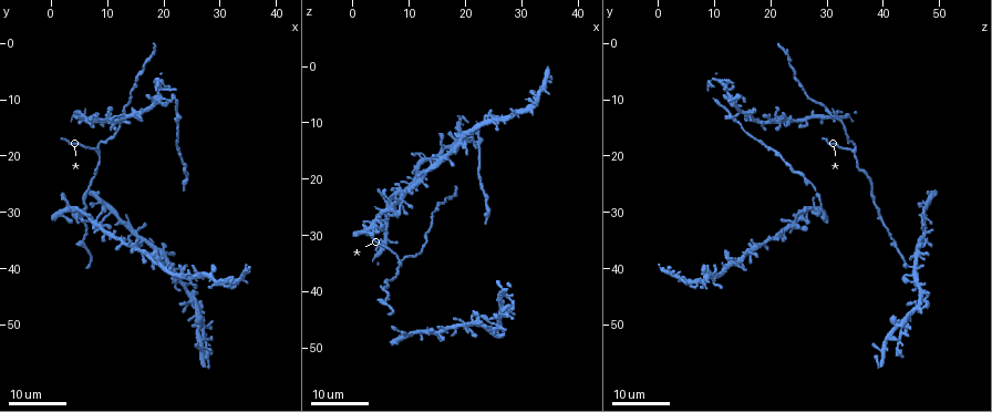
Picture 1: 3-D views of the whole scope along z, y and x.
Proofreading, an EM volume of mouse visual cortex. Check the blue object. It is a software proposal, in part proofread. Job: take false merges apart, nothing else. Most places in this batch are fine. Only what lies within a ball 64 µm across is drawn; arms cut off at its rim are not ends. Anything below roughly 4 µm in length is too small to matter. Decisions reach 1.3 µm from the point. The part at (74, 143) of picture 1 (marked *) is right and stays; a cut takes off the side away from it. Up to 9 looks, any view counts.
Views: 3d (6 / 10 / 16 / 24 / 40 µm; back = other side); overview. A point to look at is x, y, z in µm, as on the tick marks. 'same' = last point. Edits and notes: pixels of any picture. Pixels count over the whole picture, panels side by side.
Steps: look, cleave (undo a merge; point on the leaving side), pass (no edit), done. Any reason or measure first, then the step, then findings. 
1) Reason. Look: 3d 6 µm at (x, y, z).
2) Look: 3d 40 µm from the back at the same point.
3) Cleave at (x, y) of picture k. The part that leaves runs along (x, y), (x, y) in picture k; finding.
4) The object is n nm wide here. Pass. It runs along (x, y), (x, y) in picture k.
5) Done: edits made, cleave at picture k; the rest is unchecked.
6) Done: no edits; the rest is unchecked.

Calibre changes. Look: 3d 16 µm at (22.5, 13.5, 14.0).

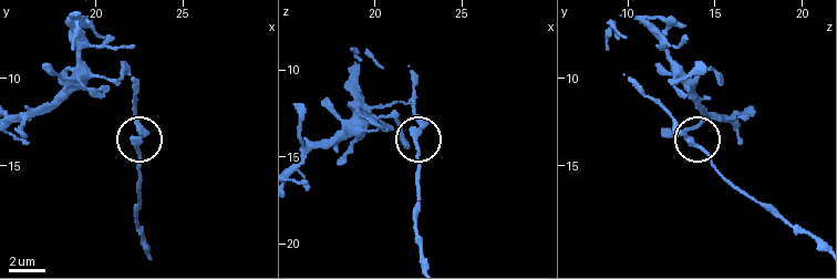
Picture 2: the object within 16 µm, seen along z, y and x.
Look: 3d 10 µm at (22.3, 13.9, 13.7).

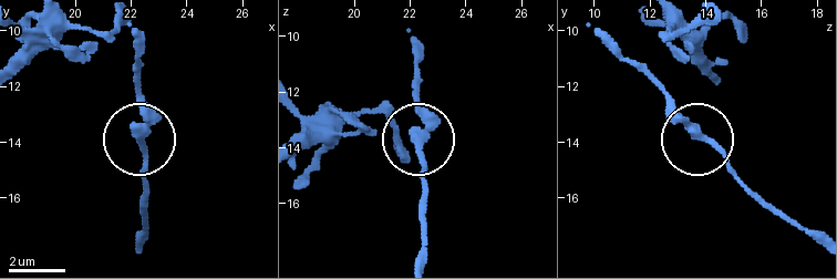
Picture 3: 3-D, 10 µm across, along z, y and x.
From behind. Look: 3d 10 µm from the back at (22.4, 13.8, 13.9).

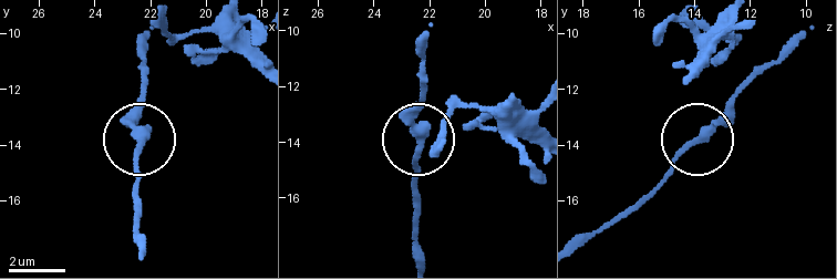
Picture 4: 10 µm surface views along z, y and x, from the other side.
The object is 300 nm wide here. Pass. Continuous, no second cell.

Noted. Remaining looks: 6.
Three-way junction. Look: 3d 24 µm at (19.5, 10.0, 13.0).

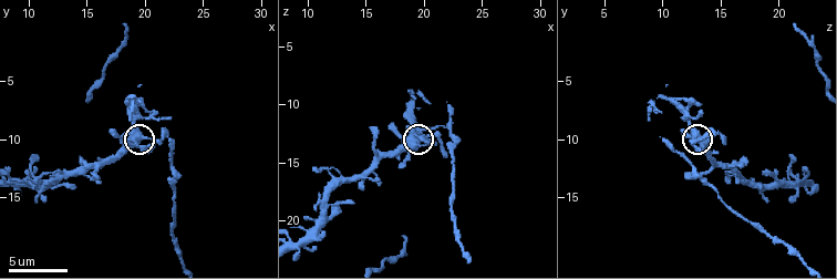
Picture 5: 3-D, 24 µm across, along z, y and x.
Look: 3d 6 µm at (19.6, 9.8, 13.0).

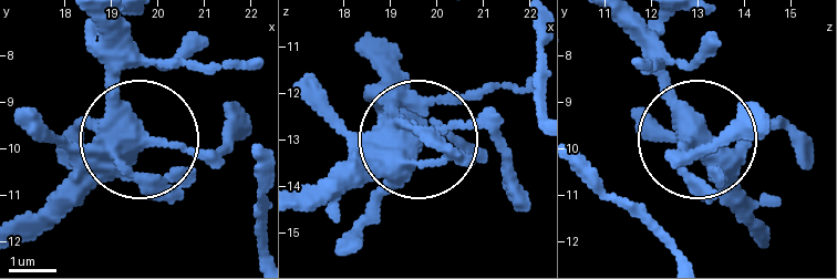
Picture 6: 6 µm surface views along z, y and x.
Pass. It runs along (26, 237), (73, 213), (141, 142), (121, 82), (121, 22) in picture 6; one cell here.

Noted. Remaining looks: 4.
Three arms meet. Look: 3d 16 µm at (11.0, 29.5, 47.0).

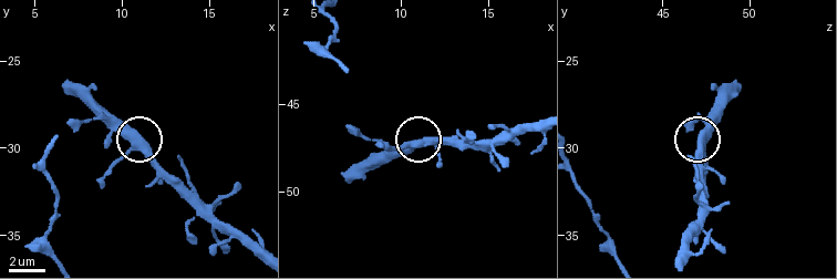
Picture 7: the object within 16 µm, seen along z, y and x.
Look: 3d 10 µm at (11.1, 29.6, 47.3).

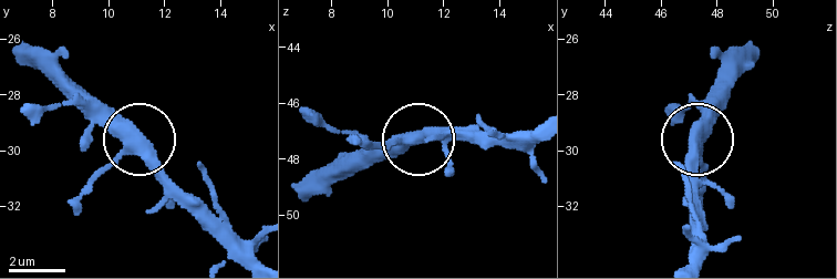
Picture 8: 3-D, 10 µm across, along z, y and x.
3 arms meet here. Pass. One cell here.

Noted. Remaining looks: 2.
Small branch off a trunk. Look: 3d 16 µm at (27.0, 50.5, 43.0).

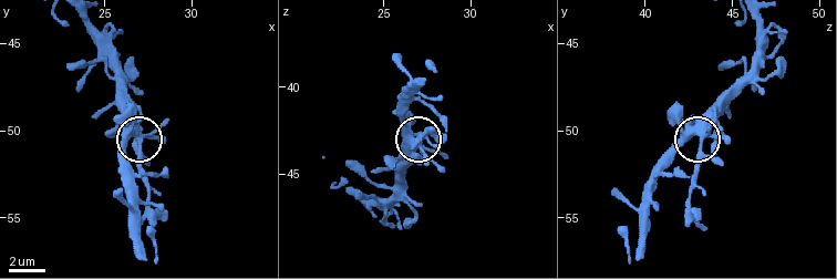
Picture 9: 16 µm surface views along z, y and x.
Look: 3d 10 µm at (26.7, 50.1, 42.9).

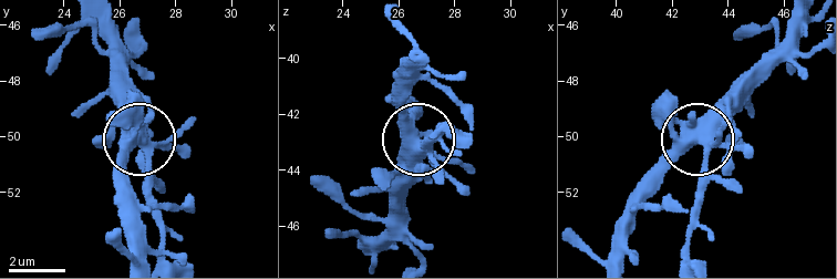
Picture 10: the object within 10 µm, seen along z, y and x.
The object is 410 nm wide here. Pass. Continuous, no second cell.

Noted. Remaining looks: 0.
Done: no edits; the rest is unchecked.

